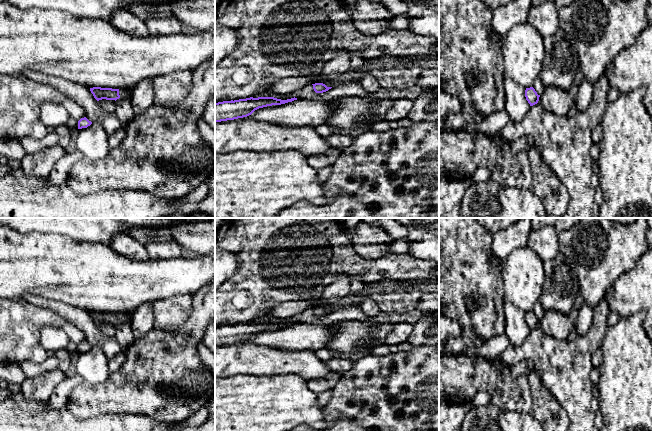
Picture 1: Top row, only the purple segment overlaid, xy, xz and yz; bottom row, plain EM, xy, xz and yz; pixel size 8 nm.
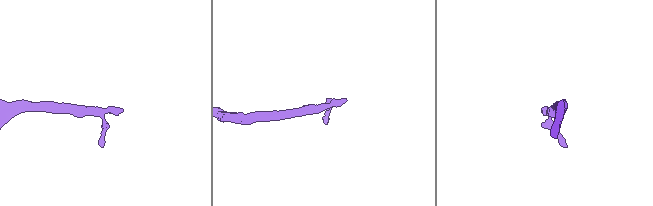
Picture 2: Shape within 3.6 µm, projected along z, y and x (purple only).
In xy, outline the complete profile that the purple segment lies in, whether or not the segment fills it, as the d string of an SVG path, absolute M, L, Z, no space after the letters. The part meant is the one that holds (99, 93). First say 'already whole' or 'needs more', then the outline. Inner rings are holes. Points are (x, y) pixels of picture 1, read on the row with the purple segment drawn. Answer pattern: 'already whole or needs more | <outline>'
needs more | M101 87L90 88L90 91L97 101L102 100L102 99L116 101L119 98L131 100L131 97L133 94L133 91L130 92L127 89L120 89L119 90L119 89L101 88Z

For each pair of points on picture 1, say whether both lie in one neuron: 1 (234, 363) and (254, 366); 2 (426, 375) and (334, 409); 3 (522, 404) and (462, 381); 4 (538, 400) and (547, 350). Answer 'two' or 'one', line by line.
1: one
2: one
3: one
4: two

